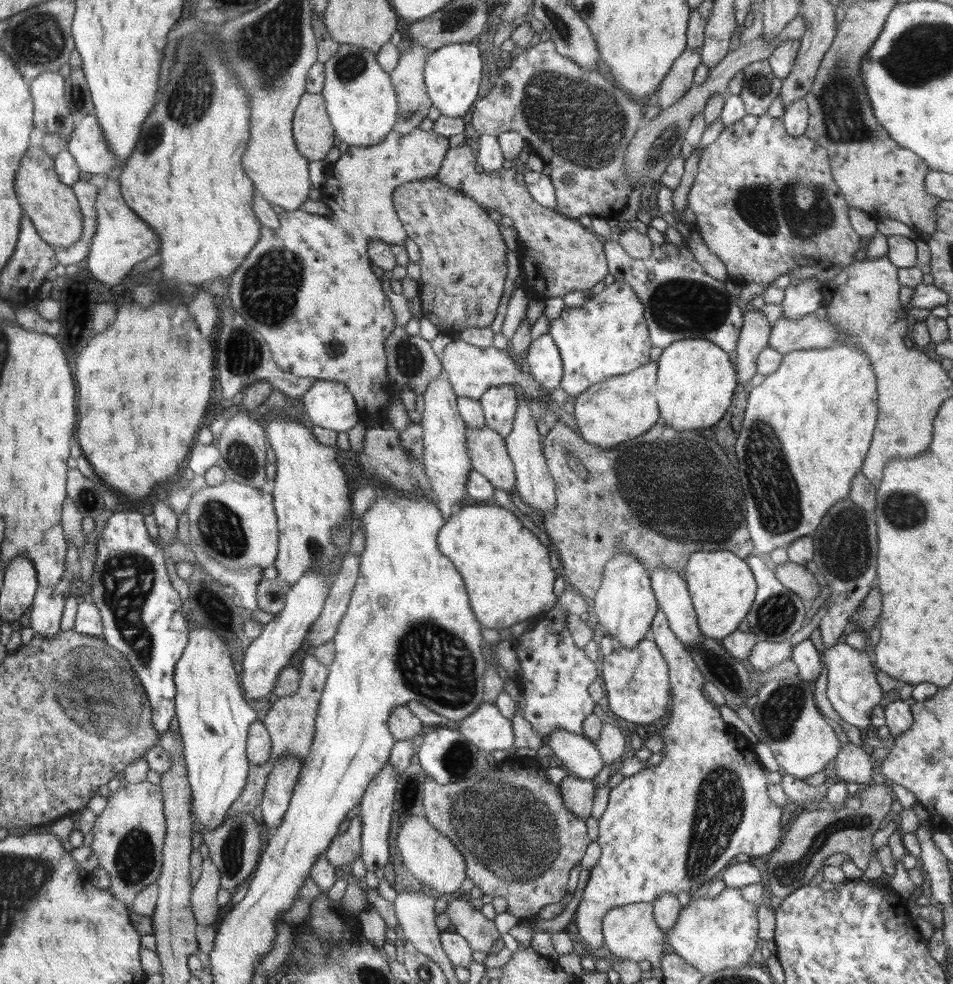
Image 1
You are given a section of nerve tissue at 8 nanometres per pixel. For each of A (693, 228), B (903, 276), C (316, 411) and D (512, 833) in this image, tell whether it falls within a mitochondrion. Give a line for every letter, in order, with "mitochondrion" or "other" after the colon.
A: other
B: other
C: other
D: mitochondrion

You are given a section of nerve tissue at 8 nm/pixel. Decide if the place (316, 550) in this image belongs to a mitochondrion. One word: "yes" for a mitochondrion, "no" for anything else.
yes

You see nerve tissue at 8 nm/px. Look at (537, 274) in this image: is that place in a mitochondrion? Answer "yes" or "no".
no

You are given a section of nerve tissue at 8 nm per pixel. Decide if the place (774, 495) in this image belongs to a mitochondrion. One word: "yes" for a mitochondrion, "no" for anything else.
yes

